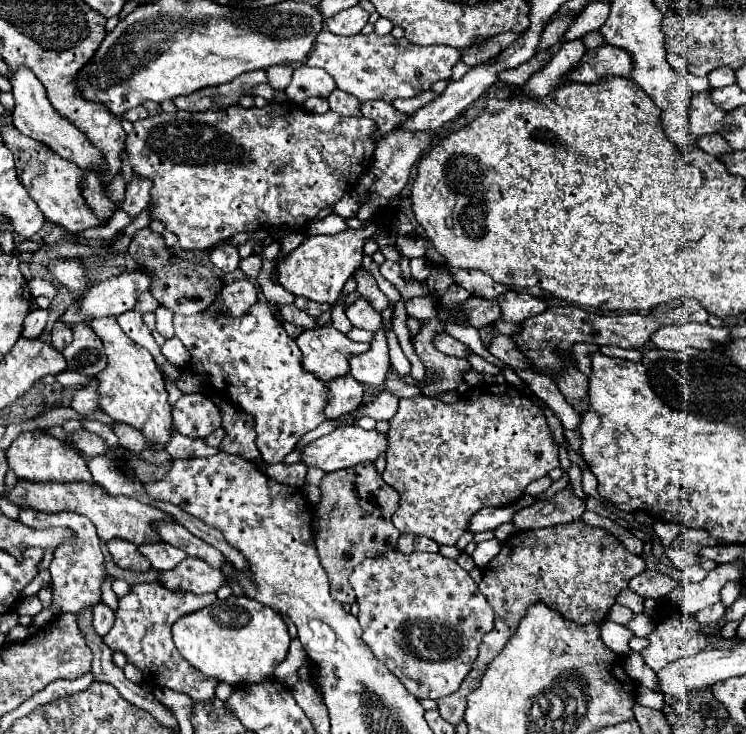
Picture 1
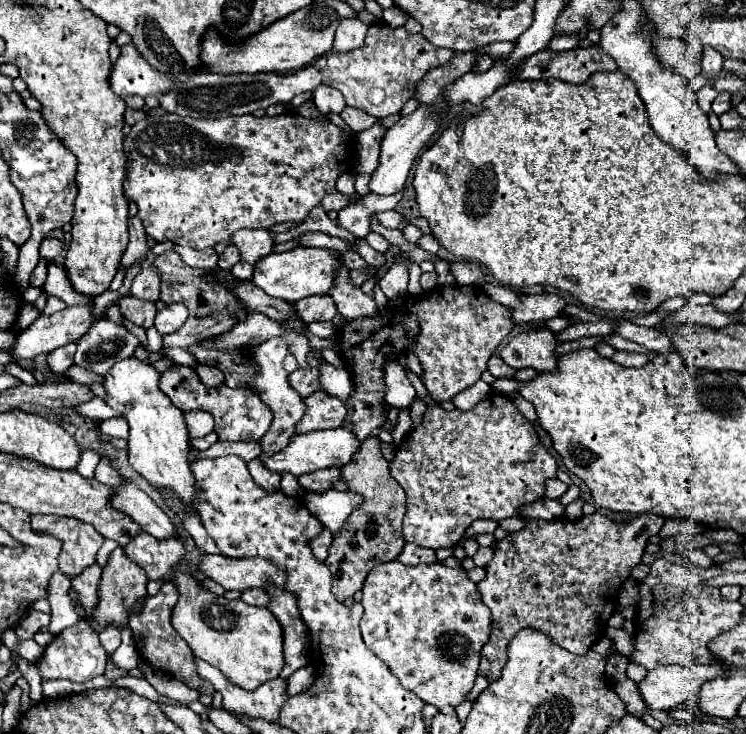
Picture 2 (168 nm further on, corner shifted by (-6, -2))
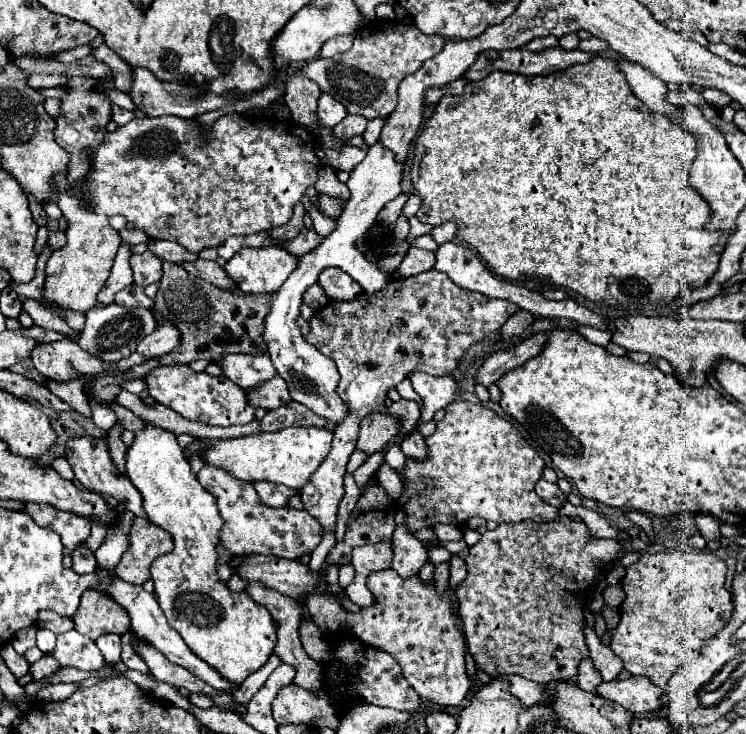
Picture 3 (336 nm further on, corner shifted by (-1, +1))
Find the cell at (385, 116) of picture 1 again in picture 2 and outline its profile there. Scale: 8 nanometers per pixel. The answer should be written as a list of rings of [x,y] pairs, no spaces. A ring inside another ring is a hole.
[[[376,122],[372,128],[358,134],[358,140],[356,140],[356,152],[358,152],[356,170],[358,172],[372,174],[376,170],[378,154],[380,154],[380,140],[382,140],[384,132],[386,132],[386,128],[380,122]]]

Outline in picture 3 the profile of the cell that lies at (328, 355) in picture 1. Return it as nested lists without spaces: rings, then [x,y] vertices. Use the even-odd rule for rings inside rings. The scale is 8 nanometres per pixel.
[[[275,375],[271,381],[265,381],[263,387],[247,391],[251,405],[265,407],[265,409],[277,409],[281,405],[287,405],[291,401],[291,393],[287,387],[287,381]]]

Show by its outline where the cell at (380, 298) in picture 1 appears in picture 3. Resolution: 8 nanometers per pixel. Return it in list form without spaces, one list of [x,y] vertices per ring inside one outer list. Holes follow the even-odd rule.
[[[301,229],[301,233],[299,233],[295,239],[291,239],[291,241],[283,241],[281,247],[285,247],[291,255],[303,257],[303,253],[313,251],[321,241],[323,241],[323,237],[317,235],[313,229]]]

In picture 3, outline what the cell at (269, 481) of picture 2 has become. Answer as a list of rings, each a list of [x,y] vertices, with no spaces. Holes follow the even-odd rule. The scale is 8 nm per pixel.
[[[255,481],[253,487],[255,487],[259,499],[261,499],[265,505],[271,505],[271,507],[287,505],[287,499],[297,493],[297,491],[293,491],[293,489],[287,489],[285,485],[271,485],[269,481]]]

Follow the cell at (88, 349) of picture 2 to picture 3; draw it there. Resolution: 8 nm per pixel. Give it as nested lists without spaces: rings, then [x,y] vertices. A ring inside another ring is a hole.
[[[113,303],[113,305],[107,305],[105,309],[89,309],[87,311],[87,323],[85,323],[85,329],[79,331],[77,343],[89,355],[95,355],[107,363],[115,363],[115,361],[135,353],[139,341],[145,335],[149,335],[155,327],[157,327],[157,323],[153,319],[153,311],[149,311],[149,309],[123,309]]]

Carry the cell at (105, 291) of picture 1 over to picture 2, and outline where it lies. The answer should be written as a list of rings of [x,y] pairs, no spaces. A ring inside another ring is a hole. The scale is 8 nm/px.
[[[94,304],[90,306],[68,306],[66,310],[62,312],[56,312],[52,316],[44,316],[40,314],[36,318],[34,324],[30,324],[28,328],[24,328],[22,332],[18,332],[14,344],[10,346],[10,354],[12,354],[12,360],[32,360],[36,358],[38,354],[48,354],[52,352],[54,348],[60,348],[60,346],[66,346],[70,342],[78,342],[80,336],[84,336],[84,332],[88,332],[88,328],[92,326],[92,310],[94,310]]]

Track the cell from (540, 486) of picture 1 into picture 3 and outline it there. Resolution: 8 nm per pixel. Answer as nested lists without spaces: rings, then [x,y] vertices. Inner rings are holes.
[[[541,479],[537,485],[535,485],[535,493],[545,501],[545,503],[549,503],[549,505],[553,505],[553,507],[559,507],[567,497],[561,493],[561,489],[559,489],[559,485],[557,483],[549,483],[549,481],[545,481],[545,479]]]

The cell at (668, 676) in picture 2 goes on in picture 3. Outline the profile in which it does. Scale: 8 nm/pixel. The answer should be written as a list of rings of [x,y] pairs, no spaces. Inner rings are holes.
[[[633,675],[627,681],[601,683],[597,693],[605,699],[611,699],[611,701],[623,705],[631,713],[645,713],[645,711],[659,709],[665,689],[655,685],[649,677]]]

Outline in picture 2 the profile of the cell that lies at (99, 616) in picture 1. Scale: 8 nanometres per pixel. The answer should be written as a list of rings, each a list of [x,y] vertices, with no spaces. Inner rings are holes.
[[[108,626],[102,634],[100,634],[100,642],[102,642],[102,646],[104,646],[104,650],[108,652],[108,654],[114,654],[114,650],[120,646],[120,630],[118,628],[114,628],[114,626]]]

